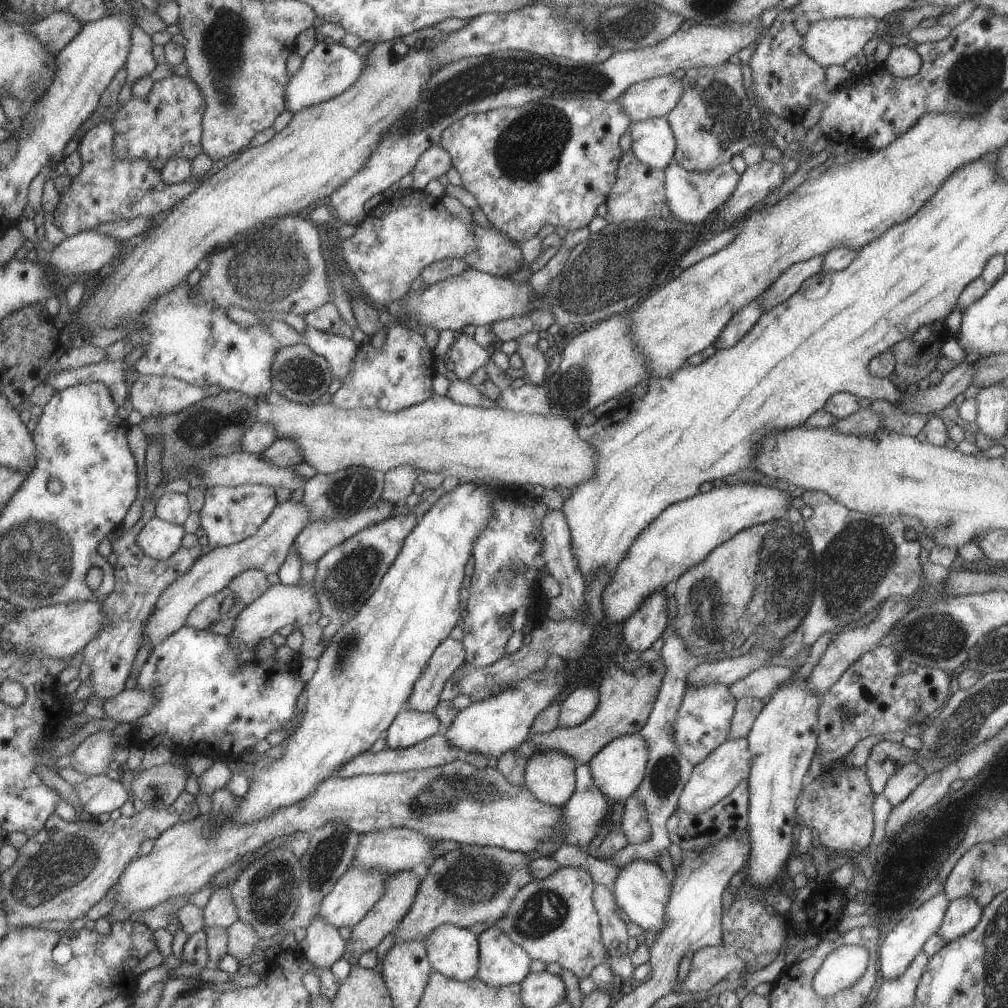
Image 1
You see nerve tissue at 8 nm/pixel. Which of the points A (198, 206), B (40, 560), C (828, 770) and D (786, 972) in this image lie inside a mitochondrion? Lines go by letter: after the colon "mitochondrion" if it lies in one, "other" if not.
A: other
B: mitochondrion
C: other
D: other

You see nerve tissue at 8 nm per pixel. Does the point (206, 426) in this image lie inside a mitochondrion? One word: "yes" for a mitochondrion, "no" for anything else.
yes

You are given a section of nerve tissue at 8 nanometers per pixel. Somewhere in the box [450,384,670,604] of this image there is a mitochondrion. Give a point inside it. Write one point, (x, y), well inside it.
(512, 573)

